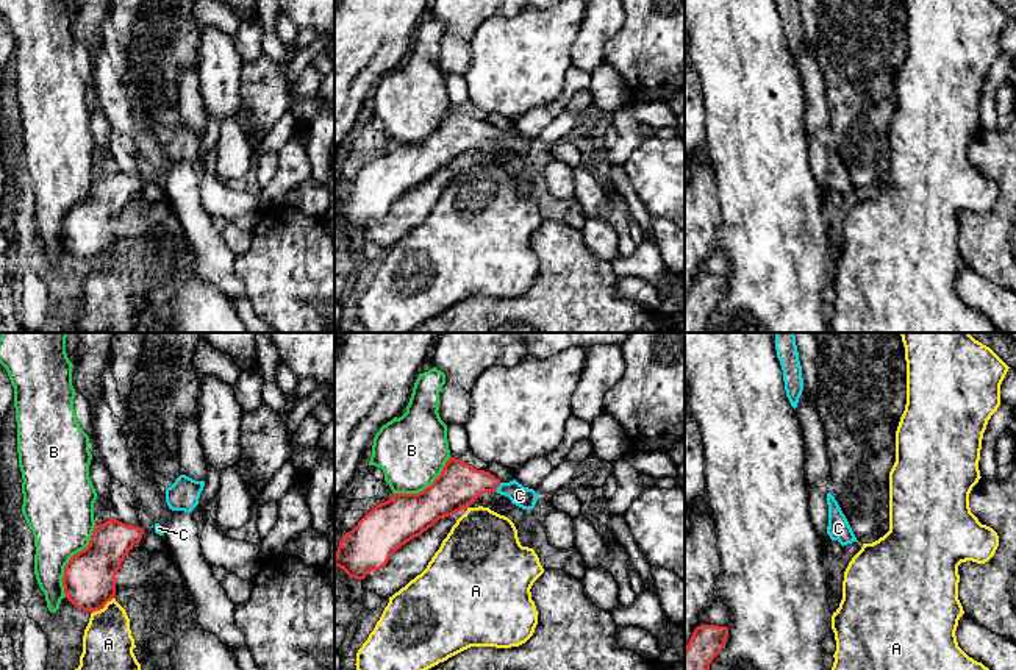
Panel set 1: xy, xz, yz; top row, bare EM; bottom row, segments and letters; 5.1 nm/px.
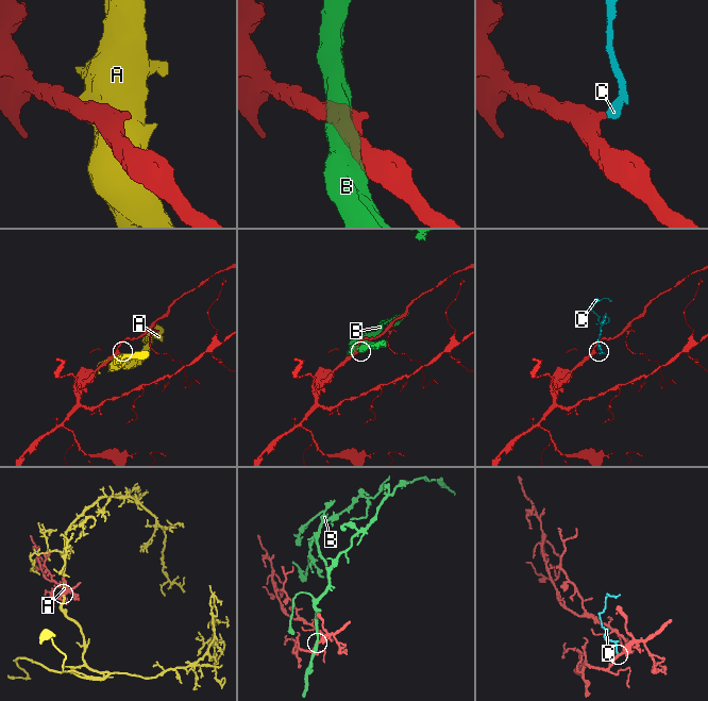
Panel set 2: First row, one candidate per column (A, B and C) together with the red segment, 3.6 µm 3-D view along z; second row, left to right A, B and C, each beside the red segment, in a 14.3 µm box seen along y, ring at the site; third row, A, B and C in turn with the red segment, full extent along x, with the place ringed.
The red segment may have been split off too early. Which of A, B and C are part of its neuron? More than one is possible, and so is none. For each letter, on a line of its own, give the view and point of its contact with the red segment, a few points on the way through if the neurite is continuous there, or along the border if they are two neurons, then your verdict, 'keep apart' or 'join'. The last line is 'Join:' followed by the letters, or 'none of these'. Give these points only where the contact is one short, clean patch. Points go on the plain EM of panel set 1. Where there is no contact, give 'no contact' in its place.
A: contact xy (102, 258); border xy (113, 247), (91, 264); keep apart
B: contact xy (71, 210); keep apart
C: contact xz (497, 136); way xz (458, 135), (497, 136), (513, 139), (519, 146); join
Join: C

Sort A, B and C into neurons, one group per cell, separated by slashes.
A / B / C

